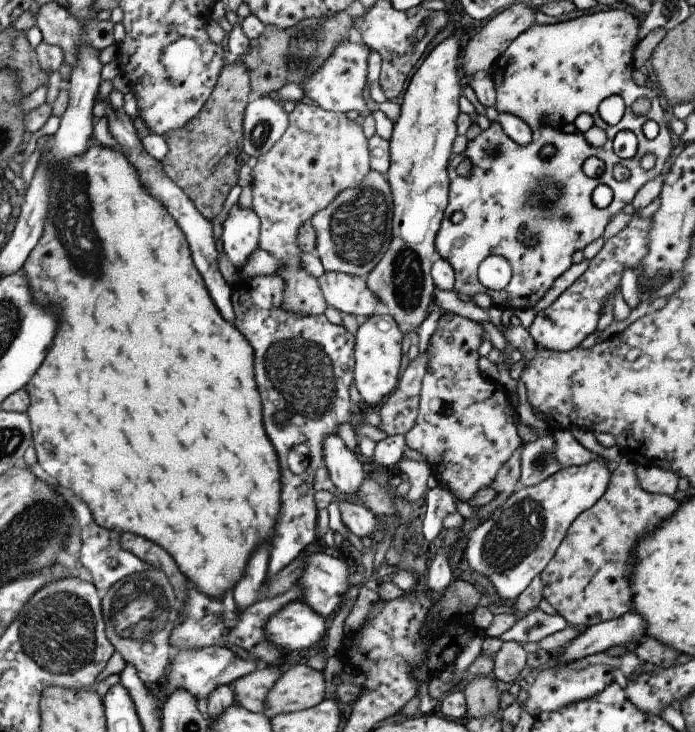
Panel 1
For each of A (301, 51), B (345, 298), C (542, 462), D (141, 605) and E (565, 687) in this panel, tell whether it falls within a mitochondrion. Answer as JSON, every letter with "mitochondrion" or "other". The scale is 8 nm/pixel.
{"A":"mitochondrion","B":"other","C":"mitochondrion","D":"mitochondrion","E":"other"}

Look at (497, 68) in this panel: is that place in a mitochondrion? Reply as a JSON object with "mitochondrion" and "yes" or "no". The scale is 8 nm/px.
{"mitochondrion":"no"}

